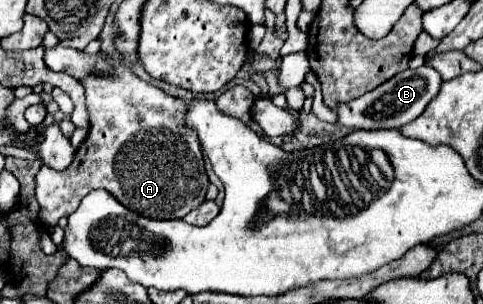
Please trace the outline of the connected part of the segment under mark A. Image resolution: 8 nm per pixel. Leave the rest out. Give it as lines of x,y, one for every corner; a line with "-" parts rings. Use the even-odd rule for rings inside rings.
103,50
101,54
103,58
107,58
107,62
111,62
113,74
87,76
79,80
85,88
87,112
91,120
87,140
77,148
75,160
67,170
55,172
49,170
47,166
41,166
41,170
35,176
35,198
41,206
39,212
41,222
49,228
55,226
59,218
69,216
77,210
81,198
85,198
89,192
97,188
111,192
125,208
137,212
139,216
157,220
185,218
185,214
189,214
191,210
199,208
205,202
205,192
209,186
209,178
199,148
199,138
195,130
191,130
191,126
183,126
185,102
171,98
163,90
143,82
125,64
109,58

